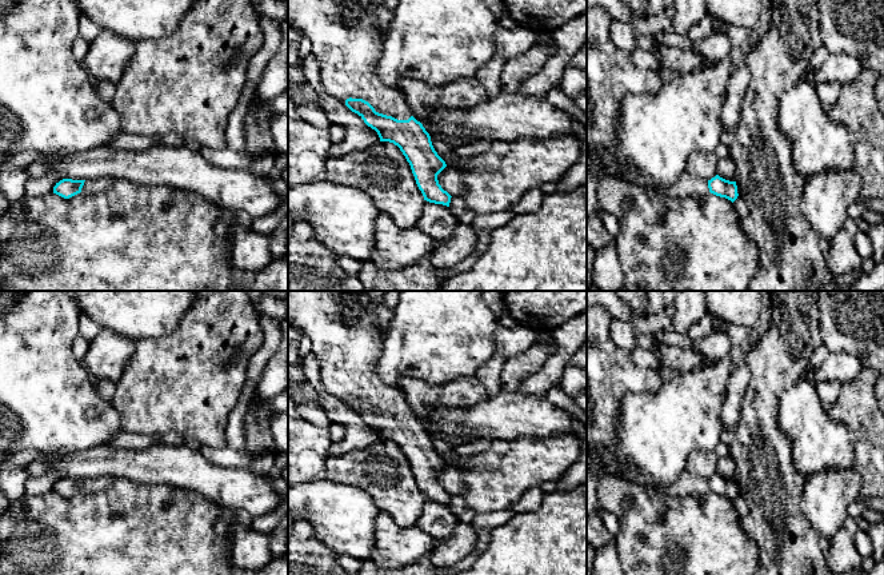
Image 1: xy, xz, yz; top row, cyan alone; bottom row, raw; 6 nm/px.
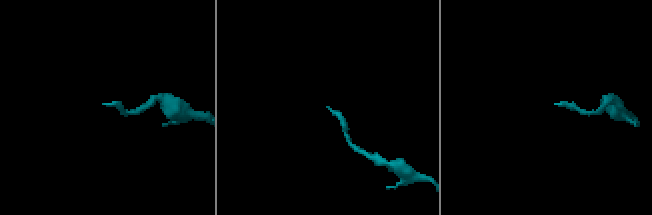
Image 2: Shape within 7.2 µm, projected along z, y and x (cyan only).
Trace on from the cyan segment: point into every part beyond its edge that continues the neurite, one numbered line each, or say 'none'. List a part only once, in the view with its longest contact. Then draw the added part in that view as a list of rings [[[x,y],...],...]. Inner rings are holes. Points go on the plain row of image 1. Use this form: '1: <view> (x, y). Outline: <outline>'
1: xz (346, 340). Outline: [[[288,291],[288,324],[311,339],[328,394],[341,400],[363,398],[397,419],[412,415],[401,390],[387,386],[376,374],[383,336],[365,294]]]

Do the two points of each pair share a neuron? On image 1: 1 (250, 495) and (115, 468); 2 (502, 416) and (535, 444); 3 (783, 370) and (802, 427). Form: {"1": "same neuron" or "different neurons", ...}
{"1": "same neuron", "2": "different neurons", "3": "different neurons"}

